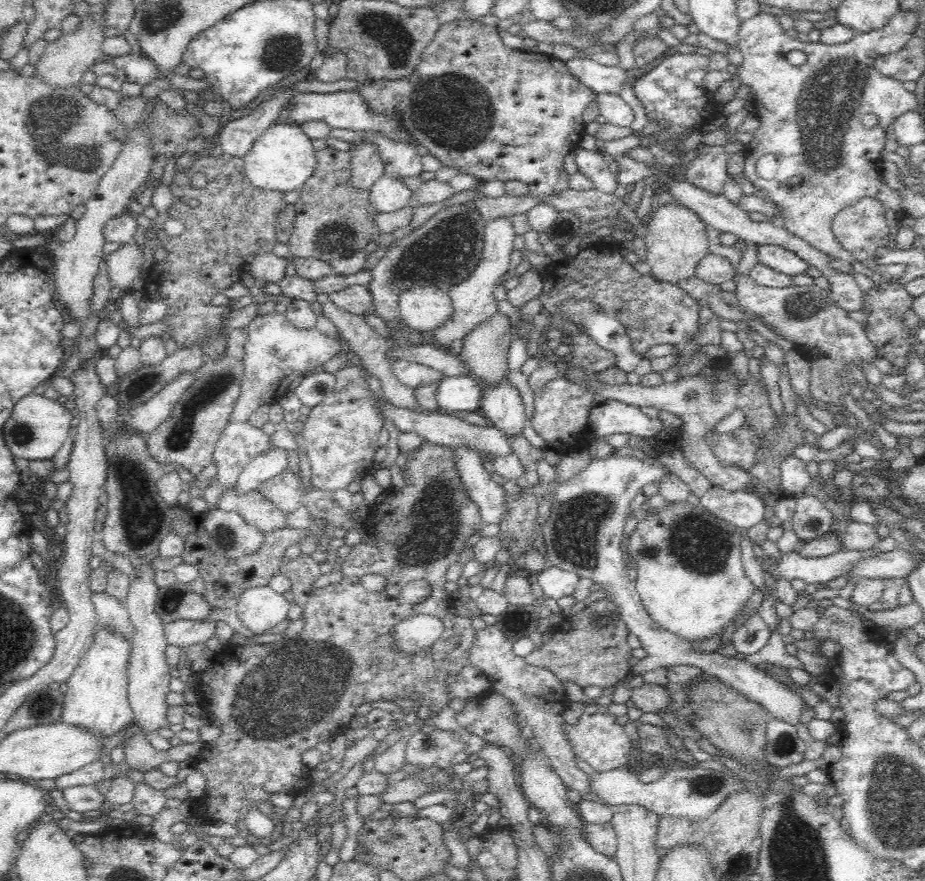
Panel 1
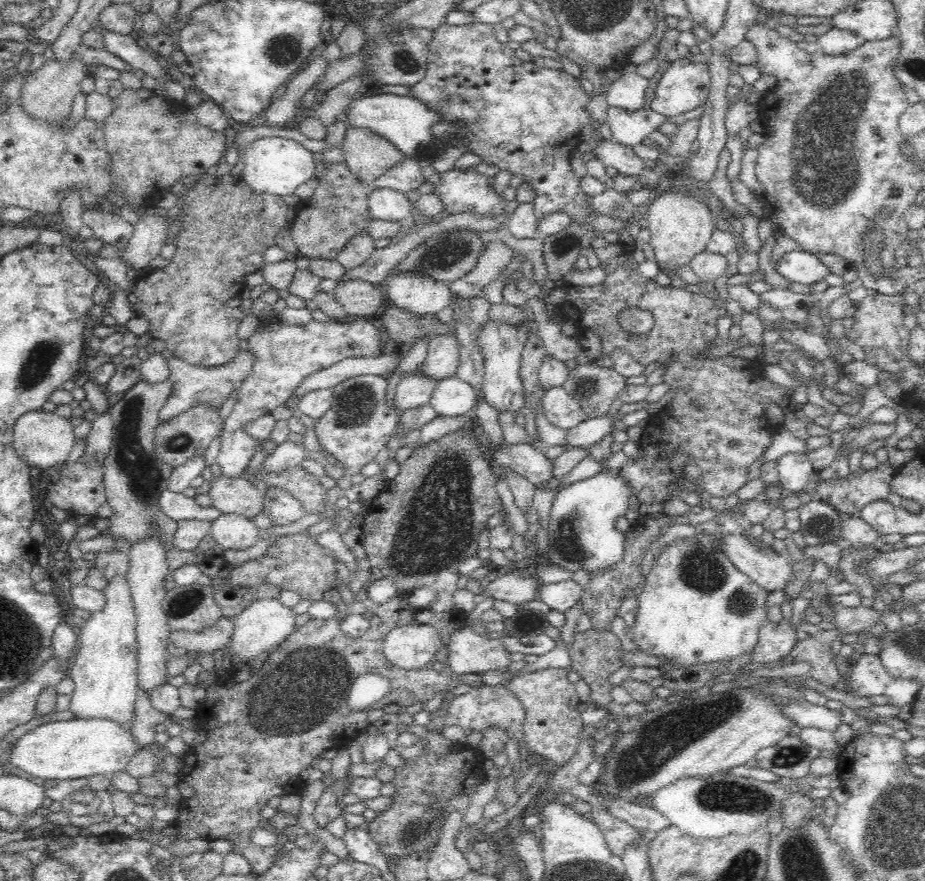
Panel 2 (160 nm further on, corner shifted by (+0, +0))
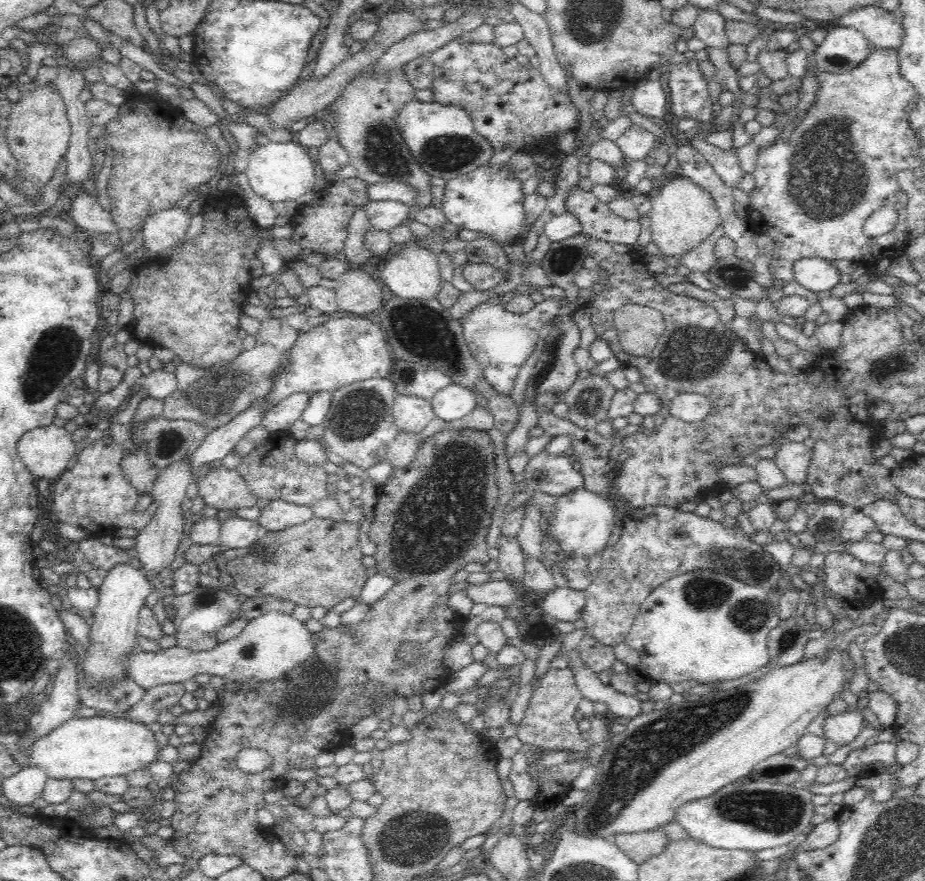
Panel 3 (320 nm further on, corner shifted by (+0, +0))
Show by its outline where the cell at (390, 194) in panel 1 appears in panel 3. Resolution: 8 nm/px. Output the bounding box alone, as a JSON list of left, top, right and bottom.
[366,200,410,233]

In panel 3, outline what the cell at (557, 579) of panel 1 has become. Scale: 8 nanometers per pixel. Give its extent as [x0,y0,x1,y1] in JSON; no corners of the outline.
[543,588,586,623]

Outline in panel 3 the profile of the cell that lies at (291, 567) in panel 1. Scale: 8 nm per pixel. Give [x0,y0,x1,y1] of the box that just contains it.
[223,515,367,611]

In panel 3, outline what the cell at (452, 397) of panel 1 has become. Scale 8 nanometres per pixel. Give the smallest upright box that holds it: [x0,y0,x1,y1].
[430,384,477,422]

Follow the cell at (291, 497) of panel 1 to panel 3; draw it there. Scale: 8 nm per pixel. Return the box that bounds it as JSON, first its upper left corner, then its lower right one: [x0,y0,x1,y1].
[257,500,313,532]

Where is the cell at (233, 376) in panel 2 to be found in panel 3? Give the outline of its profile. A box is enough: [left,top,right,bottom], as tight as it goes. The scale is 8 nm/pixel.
[161,316,305,434]

